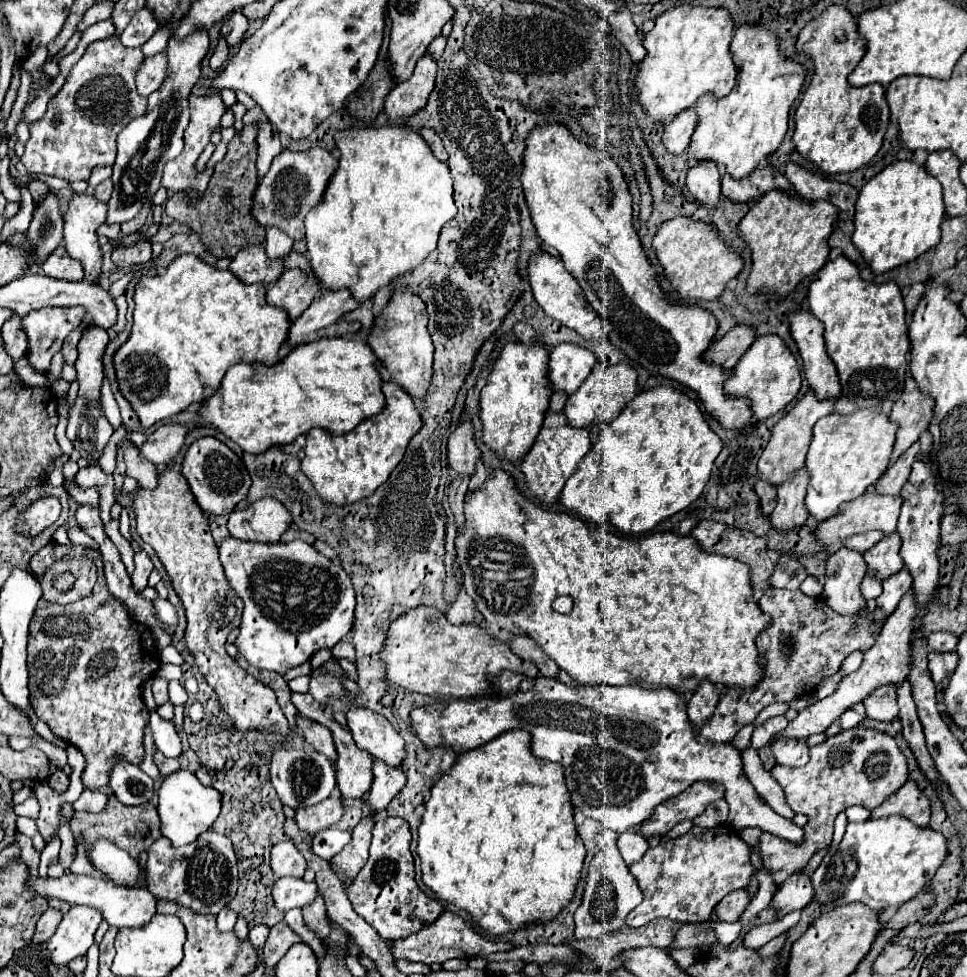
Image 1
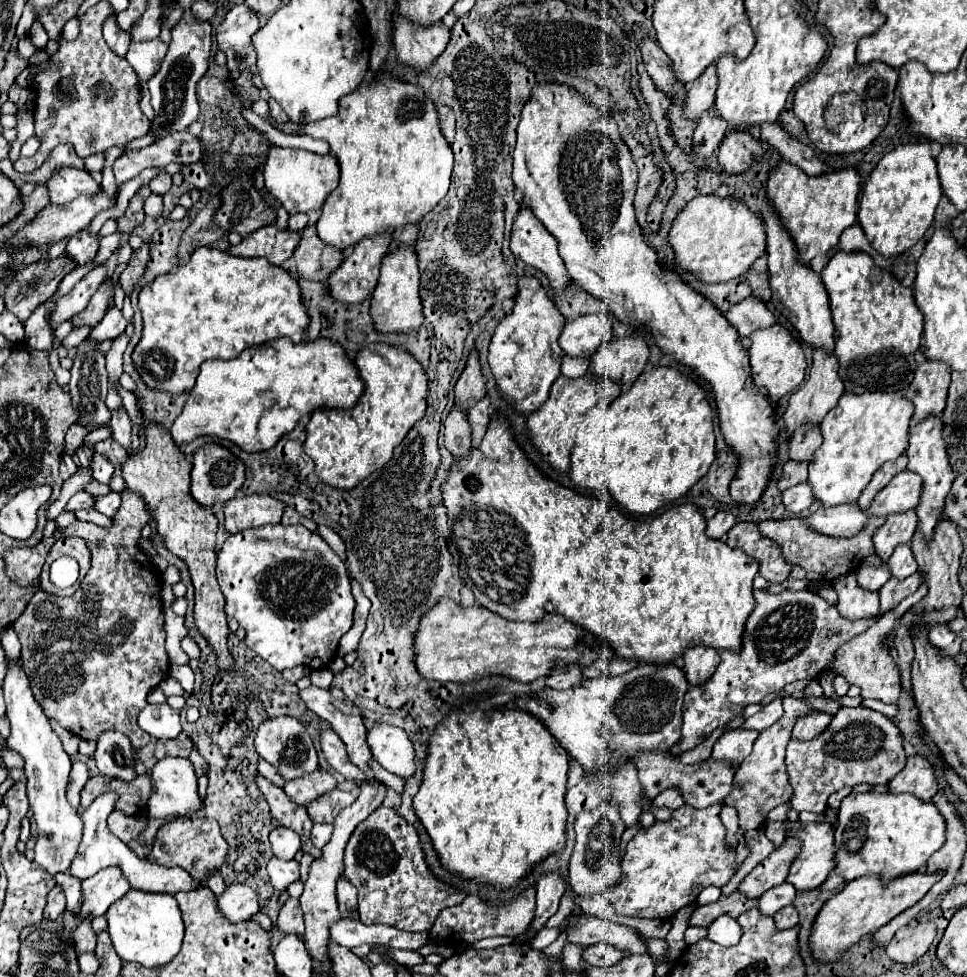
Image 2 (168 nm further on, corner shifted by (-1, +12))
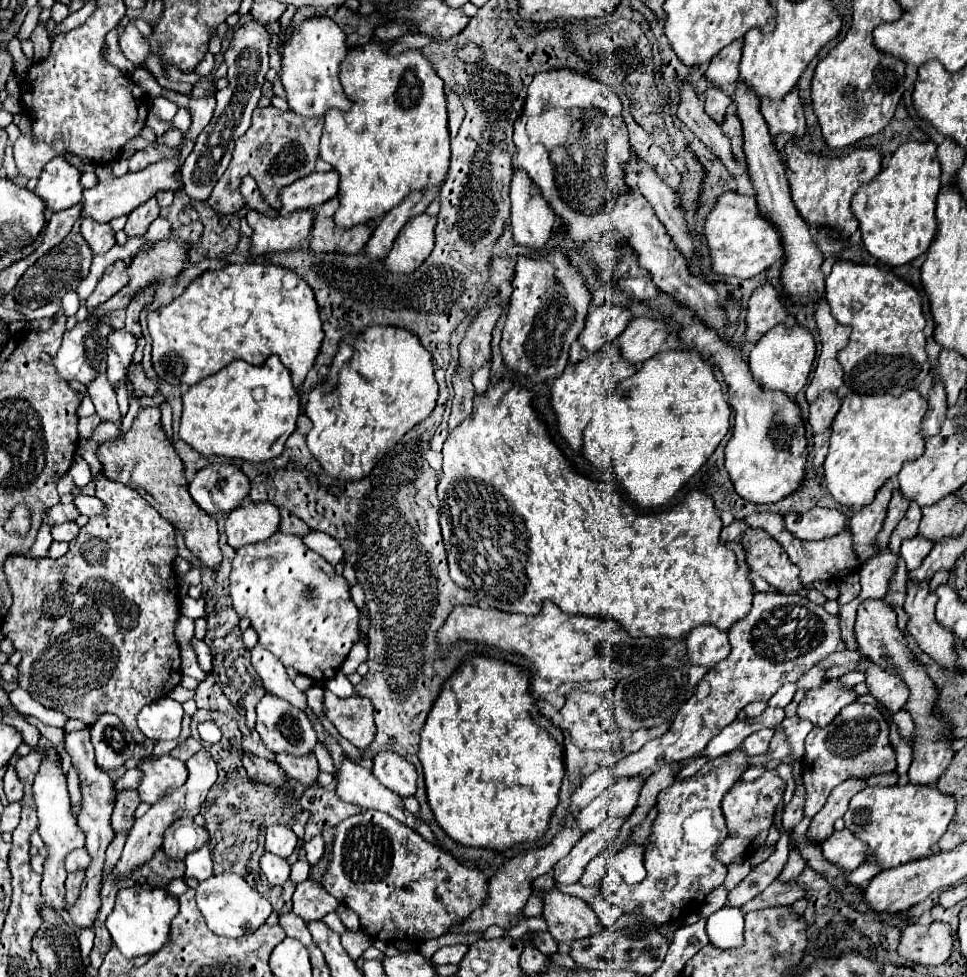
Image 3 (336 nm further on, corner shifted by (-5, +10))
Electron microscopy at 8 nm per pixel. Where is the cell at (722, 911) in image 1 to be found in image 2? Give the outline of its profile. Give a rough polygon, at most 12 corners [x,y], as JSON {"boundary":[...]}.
{"boundary":[[799,841],[785,845],[761,861],[737,887],[757,899],[787,879]]}

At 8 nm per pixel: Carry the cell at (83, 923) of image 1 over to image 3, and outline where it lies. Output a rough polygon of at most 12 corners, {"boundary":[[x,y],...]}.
{"boundary":[[201,749],[185,761],[187,783],[139,817],[115,865],[129,877],[163,843],[163,831],[195,817],[217,767]]}

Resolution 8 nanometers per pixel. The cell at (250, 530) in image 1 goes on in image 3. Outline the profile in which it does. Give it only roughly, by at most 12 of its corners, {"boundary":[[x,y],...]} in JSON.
{"boundary":[[273,503],[233,509],[225,521],[233,549],[269,539],[279,527]]}

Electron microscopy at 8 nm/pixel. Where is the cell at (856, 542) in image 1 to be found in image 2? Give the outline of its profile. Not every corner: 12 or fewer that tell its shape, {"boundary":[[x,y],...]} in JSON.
{"boundary":[[857,503],[821,507],[809,525],[825,535],[855,537],[867,515]]}

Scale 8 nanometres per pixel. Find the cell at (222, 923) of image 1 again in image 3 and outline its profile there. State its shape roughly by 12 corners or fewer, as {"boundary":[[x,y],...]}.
{"boundary":[[209,847],[187,853],[185,875],[199,881],[213,875]]}

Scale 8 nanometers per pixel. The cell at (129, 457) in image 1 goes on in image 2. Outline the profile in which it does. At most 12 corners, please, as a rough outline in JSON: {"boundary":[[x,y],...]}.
{"boundary":[[113,411],[113,439],[131,449],[131,419]]}

